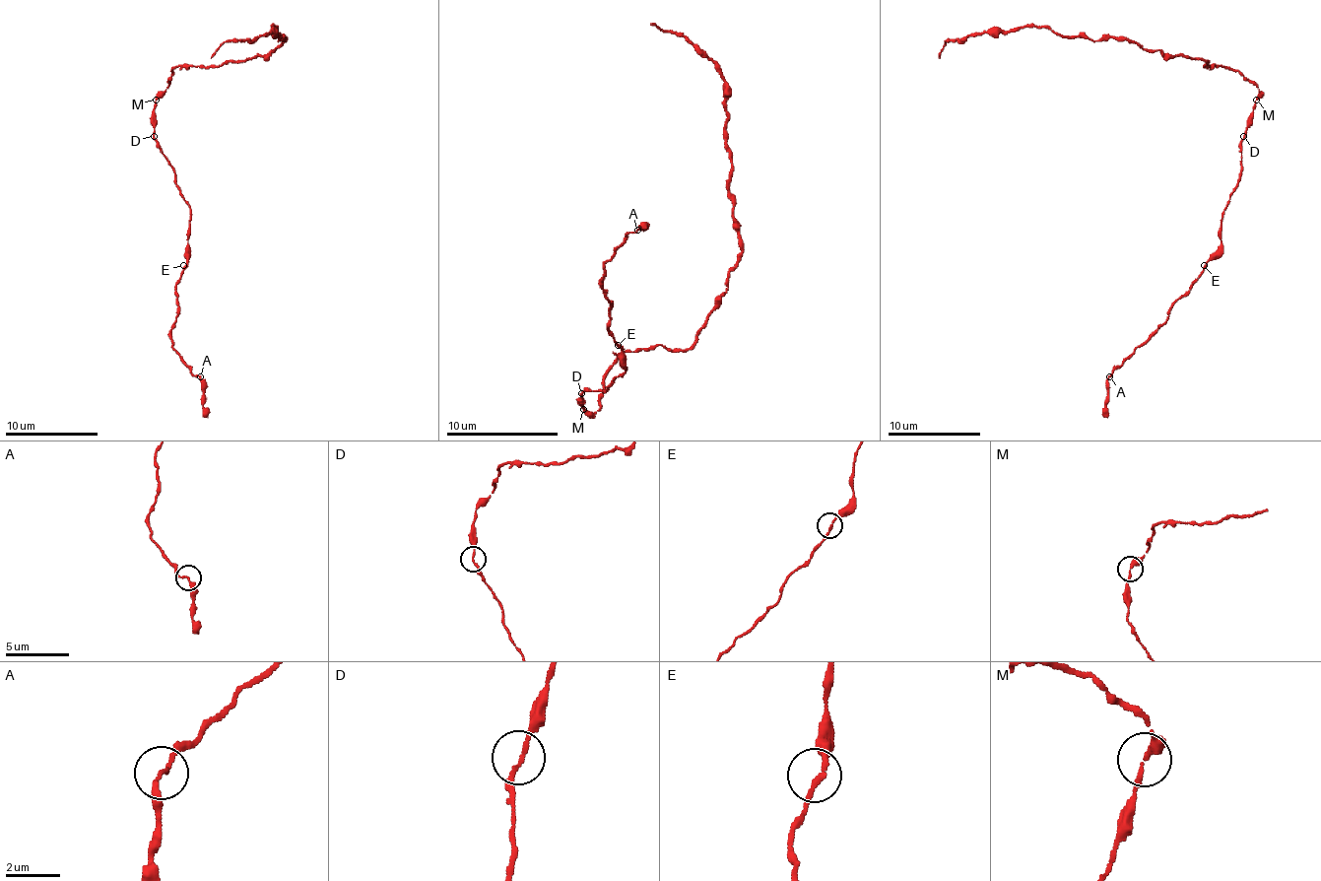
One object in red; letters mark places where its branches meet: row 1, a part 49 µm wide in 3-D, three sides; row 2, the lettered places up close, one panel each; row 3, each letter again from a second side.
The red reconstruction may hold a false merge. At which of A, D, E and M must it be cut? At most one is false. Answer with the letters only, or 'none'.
none

